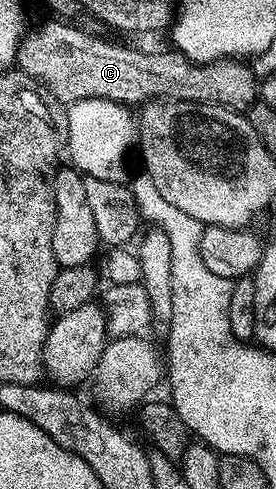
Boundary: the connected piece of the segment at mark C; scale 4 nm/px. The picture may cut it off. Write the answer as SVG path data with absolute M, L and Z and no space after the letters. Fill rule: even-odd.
M53 21L36 27L23 37L18 45L16 66L41 82L50 95L63 104L99 98L138 108L155 100L169 100L227 106L229 110L242 112L259 97L259 83L249 65L195 64L177 52L145 54L142 50L129 50L106 38L77 30L67 21ZM238 78L252 81L247 84L246 91L242 91Z

